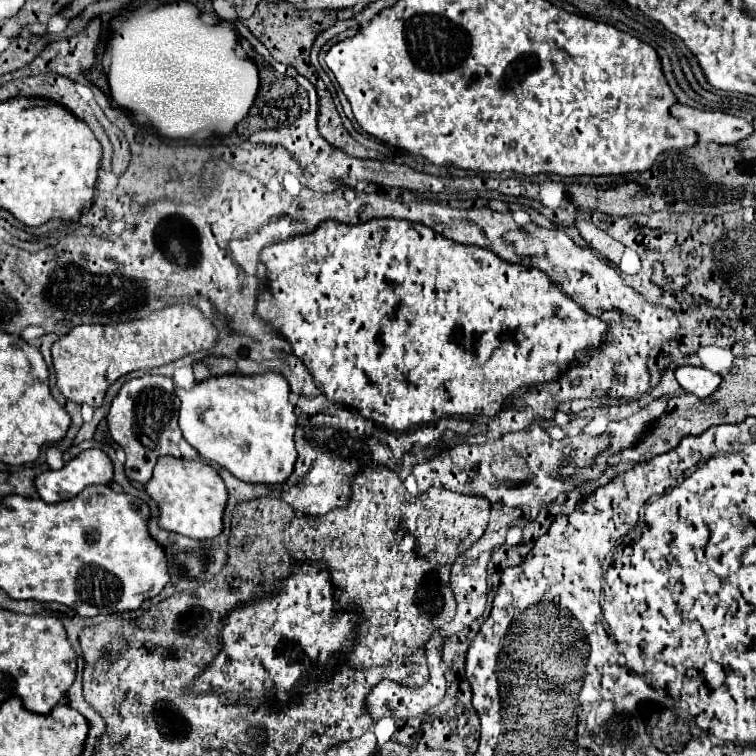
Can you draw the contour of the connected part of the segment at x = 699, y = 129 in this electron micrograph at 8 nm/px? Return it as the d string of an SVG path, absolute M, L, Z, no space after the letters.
M675 104L671 108L671 114L691 130L697 132L699 140L705 142L717 142L717 144L739 144L741 140L749 138L755 128L739 116L731 116L725 112L703 112L691 106Z

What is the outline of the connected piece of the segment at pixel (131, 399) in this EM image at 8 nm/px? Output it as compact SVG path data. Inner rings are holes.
M145 374L141 378L135 378L119 390L117 398L111 404L107 424L113 440L125 450L127 462L125 462L125 474L129 480L147 484L153 474L153 466L159 456L175 456L181 458L179 452L179 440L183 438L179 422L177 422L177 394L175 384L167 376L155 376Z

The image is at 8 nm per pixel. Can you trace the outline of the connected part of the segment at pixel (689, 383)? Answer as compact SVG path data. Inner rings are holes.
M681 366L681 368L677 368L675 376L677 376L677 382L681 384L681 388L685 388L689 394L695 394L699 398L711 396L721 384L721 376L707 368Z

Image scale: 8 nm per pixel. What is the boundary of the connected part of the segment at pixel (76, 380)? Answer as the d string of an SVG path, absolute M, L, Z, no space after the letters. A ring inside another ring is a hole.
M191 304L167 306L153 312L149 318L101 326L75 326L67 336L59 338L53 352L53 366L57 374L57 386L63 396L75 404L89 404L99 408L109 386L135 370L151 370L171 364L187 354L209 350L217 342L217 330L209 318L205 318Z

